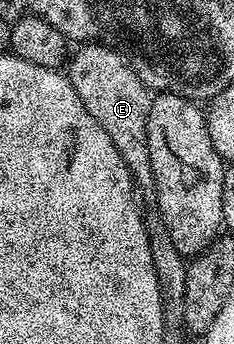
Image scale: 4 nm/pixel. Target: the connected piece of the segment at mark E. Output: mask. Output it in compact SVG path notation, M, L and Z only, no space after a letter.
M88 41L71 56L66 67L66 75L72 88L78 93L82 105L106 129L110 141L124 158L128 171L132 174L135 190L138 192L138 203L142 208L144 228L148 234L150 245L150 261L154 265L154 273L158 277L158 289L162 297L164 318L169 324L179 324L183 317L183 302L186 298L186 257L178 253L174 241L170 241L170 233L166 233L166 225L160 220L158 195L154 185L154 173L150 169L150 153L146 141L146 117L150 102L149 88L136 76L131 63L119 50L100 41Z

